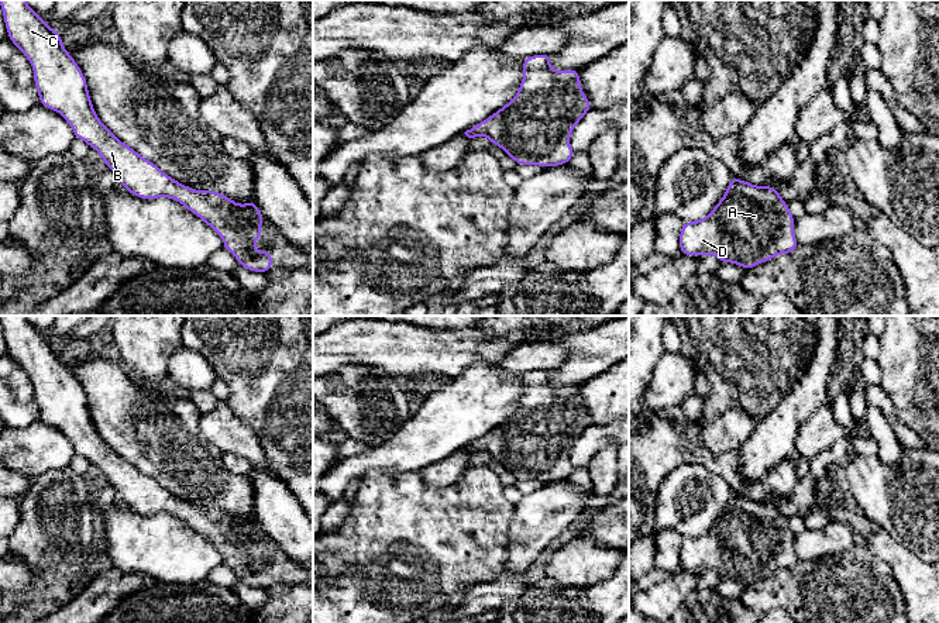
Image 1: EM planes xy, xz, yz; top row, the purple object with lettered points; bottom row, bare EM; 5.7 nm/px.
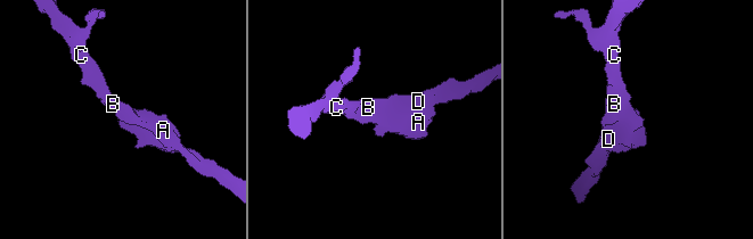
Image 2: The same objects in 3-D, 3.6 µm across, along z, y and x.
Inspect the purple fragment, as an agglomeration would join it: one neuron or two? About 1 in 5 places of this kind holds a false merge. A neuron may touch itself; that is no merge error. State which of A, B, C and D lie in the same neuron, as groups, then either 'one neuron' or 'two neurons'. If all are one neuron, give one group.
A B C D | one neuron

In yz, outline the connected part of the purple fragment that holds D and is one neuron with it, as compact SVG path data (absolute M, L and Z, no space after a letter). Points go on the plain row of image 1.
M732 492L728 506L708 531L698 537L682 537L682 545L678 551L680 568L689 572L715 571L722 579L733 578L749 586L780 569L792 569L795 567L799 561L794 551L795 537L777 503L756 502Z

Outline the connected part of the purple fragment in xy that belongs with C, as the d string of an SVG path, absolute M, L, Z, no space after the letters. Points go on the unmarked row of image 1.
M0 316L0 323L8 355L27 372L34 385L34 400L38 406L39 420L59 428L70 440L75 452L100 469L106 482L117 491L118 498L128 509L145 516L169 513L179 517L221 553L223 564L235 572L240 582L251 588L271 588L271 567L255 567L255 555L264 551L258 541L266 538L255 516L237 520L220 507L196 506L182 500L120 457L97 433L86 393L72 371L63 364L61 350L49 343L42 331L31 326L25 316Z

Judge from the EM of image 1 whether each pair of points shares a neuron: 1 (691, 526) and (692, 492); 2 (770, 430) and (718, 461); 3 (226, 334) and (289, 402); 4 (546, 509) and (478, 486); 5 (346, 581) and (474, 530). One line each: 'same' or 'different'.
1: same
2: different
3: same
4: different
5: same

